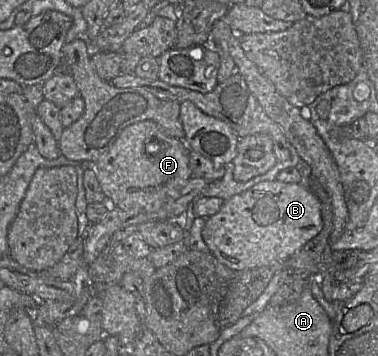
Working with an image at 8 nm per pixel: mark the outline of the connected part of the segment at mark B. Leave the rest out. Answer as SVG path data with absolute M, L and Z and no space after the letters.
M273 180L225 201L219 212L206 219L202 234L217 260L239 272L284 262L322 228L322 203L307 186Z

